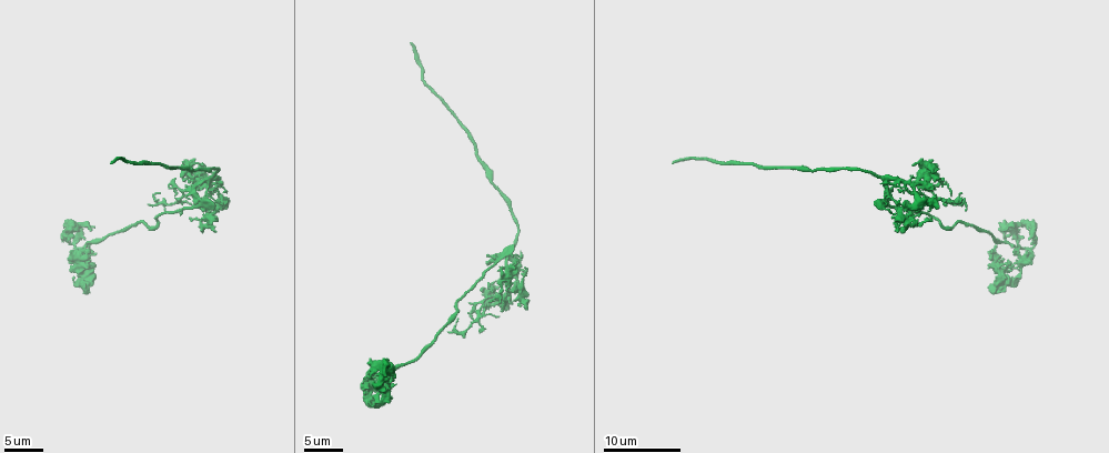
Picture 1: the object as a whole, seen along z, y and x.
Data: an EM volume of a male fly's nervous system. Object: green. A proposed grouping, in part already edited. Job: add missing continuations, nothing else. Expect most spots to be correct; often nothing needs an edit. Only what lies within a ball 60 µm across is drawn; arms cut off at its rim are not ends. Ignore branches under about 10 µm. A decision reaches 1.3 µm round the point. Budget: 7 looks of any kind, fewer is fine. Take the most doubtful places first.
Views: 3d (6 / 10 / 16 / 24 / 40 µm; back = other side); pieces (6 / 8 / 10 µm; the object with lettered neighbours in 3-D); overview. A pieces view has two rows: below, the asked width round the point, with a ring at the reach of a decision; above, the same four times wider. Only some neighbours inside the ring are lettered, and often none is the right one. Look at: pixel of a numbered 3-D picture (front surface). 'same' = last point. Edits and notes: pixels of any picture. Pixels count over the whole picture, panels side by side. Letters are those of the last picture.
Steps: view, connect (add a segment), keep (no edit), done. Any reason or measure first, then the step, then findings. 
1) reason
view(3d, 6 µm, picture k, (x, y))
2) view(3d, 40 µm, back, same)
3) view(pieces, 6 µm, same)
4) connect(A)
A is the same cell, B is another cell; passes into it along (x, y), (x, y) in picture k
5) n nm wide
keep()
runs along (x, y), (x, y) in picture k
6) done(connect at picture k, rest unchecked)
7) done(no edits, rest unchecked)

branch stops here
view(pieces, 6 µm, picture 1, (192, 221))

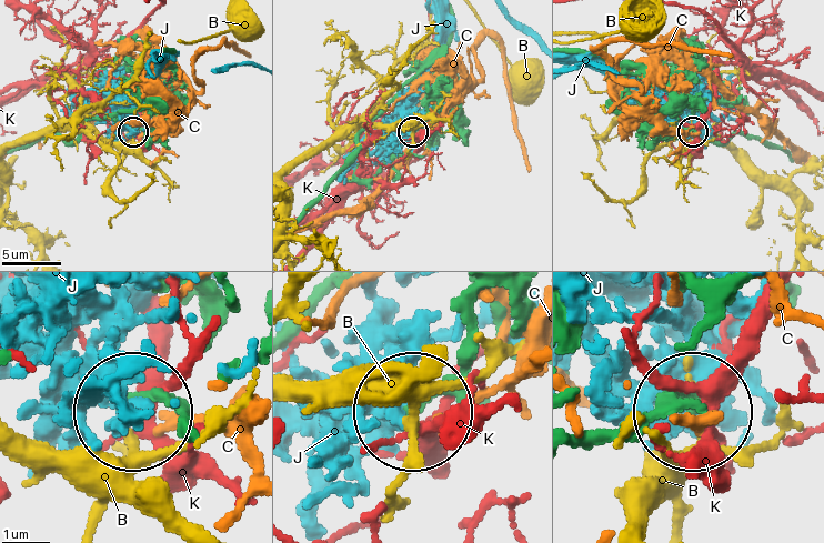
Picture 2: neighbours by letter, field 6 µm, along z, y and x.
keep()
B, C, J and K are other cells; none of them fits

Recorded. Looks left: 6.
long arm stops here
view(pieces, 10 µm, picture 1, (1003, 230))

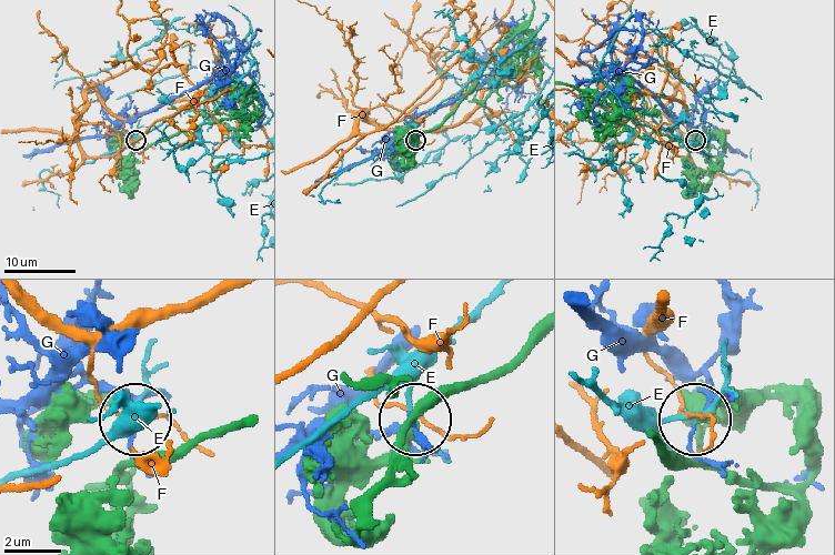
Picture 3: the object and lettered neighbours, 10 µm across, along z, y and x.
keep()
E, F and G are other cells; no lettered segment goes on from it

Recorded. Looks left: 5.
branch stops here
view(pieces, 10 µm, picture 1, (215, 229))

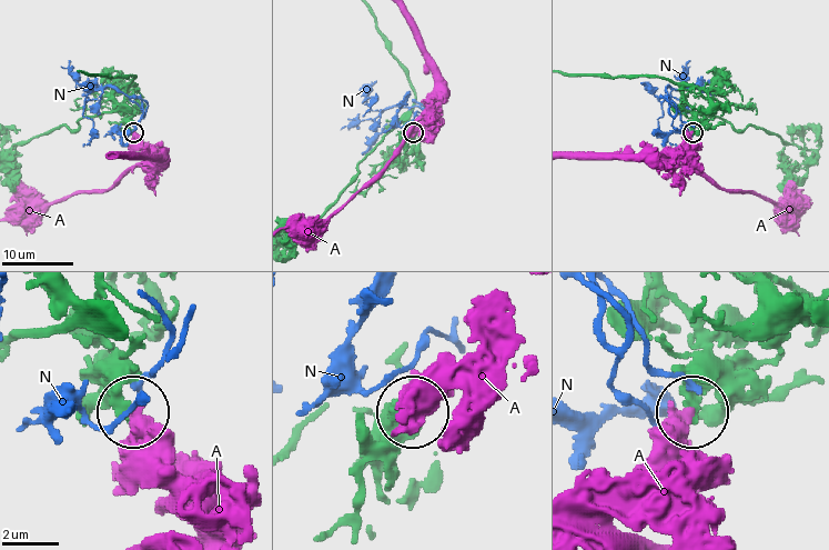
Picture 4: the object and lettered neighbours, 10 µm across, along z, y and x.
keep()
A and N are other cells; no lettered segment goes on from it

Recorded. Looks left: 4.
view(pieces, 6 µm, picture 1, (478, 329))

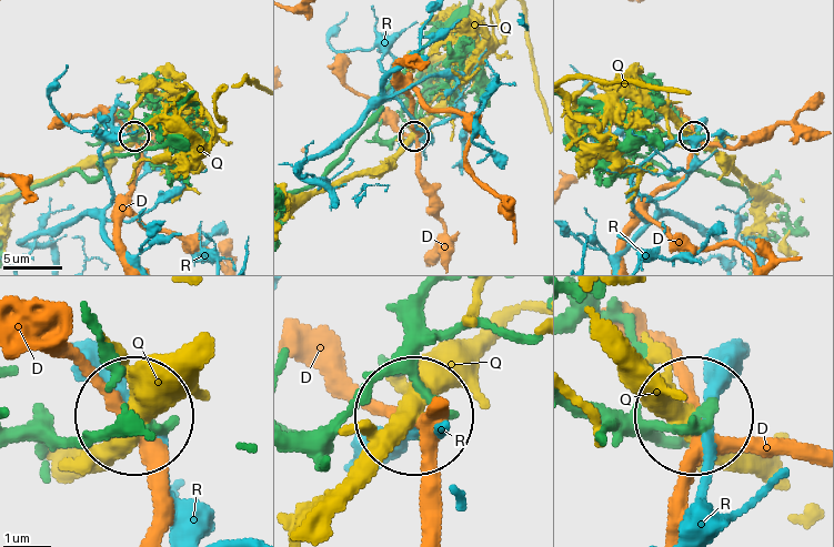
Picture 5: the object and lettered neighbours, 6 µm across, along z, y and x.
keep()
D, Q and R are other cells; no lettered segment goes on from it

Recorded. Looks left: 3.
done(no edits, rest unchecked)

